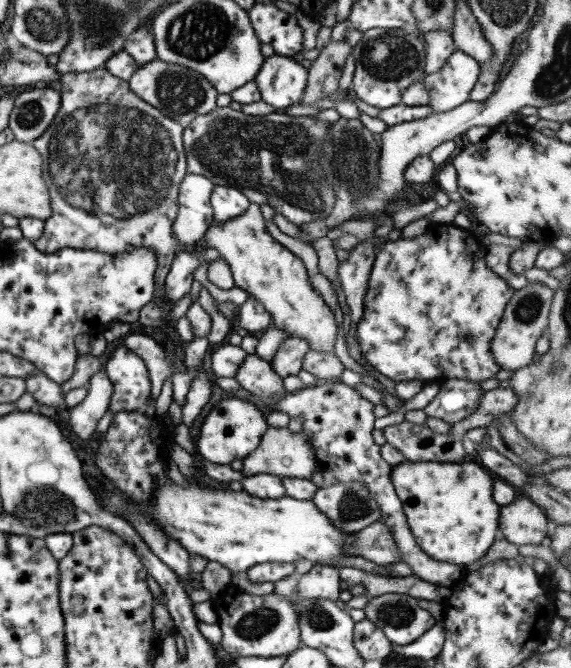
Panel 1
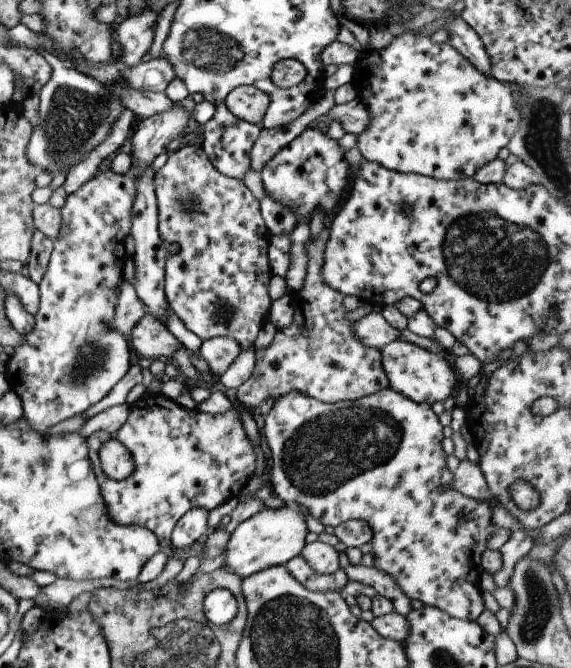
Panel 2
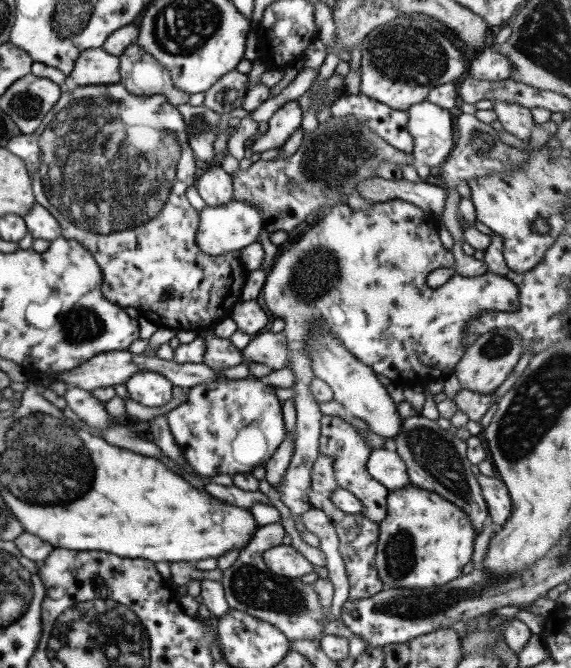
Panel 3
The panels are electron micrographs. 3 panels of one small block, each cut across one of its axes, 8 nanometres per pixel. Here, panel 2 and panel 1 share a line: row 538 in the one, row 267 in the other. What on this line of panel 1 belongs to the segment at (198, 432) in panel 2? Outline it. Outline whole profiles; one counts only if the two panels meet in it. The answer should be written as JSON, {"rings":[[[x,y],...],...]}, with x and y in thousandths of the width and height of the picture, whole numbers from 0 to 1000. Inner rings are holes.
{"rings":[[[184,100],[109,111],[98,132],[105,141],[103,165],[82,195],[54,213],[72,234],[72,260],[89,281],[88,325],[75,331],[72,353],[56,364],[77,379],[114,370],[163,373],[193,382],[229,373],[266,373],[275,392],[268,446],[245,461],[240,484],[252,490],[291,482],[299,461],[284,446],[285,424],[315,371],[301,353],[301,332],[310,317],[313,274],[327,260],[319,190],[233,141],[222,121],[191,111]]]}

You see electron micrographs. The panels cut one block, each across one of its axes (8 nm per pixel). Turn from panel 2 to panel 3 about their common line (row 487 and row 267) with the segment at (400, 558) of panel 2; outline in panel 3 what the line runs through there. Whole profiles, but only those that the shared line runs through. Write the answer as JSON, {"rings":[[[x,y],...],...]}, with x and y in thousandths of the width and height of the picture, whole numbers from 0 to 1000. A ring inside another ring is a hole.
{"rings":[[[688,299],[664,304],[648,304],[643,314],[625,314],[620,317],[608,308],[606,304],[592,305],[590,308],[580,308],[571,319],[557,322],[552,326],[545,326],[529,341],[524,341],[515,350],[517,358],[508,362],[499,362],[496,367],[487,370],[485,380],[480,385],[478,395],[468,404],[464,422],[457,430],[457,446],[461,446],[461,461],[471,464],[475,472],[485,473],[496,479],[496,500],[499,500],[499,509],[503,509],[503,524],[506,524],[506,554],[513,557],[517,563],[517,570],[510,576],[510,584],[513,584],[511,602],[515,606],[515,617],[518,618],[517,630],[517,656],[515,656],[515,671],[503,695],[503,704],[492,716],[492,725],[485,728],[475,728],[475,743],[487,743],[492,749],[492,754],[499,756],[508,769],[525,771],[527,768],[545,762],[545,754],[541,754],[541,746],[538,746],[538,732],[541,732],[541,717],[545,717],[545,699],[548,698],[548,690],[555,687],[557,681],[557,656],[560,654],[560,626],[566,623],[559,615],[559,608],[548,591],[541,587],[541,572],[548,566],[548,552],[541,551],[541,491],[552,479],[562,479],[573,491],[576,500],[583,500],[597,518],[604,518],[604,524],[613,527],[615,533],[625,536],[629,542],[639,543],[639,548],[646,548],[657,560],[667,560],[681,566],[685,572],[690,572],[699,581],[706,582],[709,579],[725,579],[727,576],[750,576],[758,575],[760,570],[774,569],[783,561],[793,557],[793,549],[797,543],[804,540],[807,531],[811,531],[811,512],[807,512],[807,504],[811,504],[811,496],[814,496],[814,487],[835,475],[839,469],[846,466],[862,467],[902,467],[911,457],[907,451],[907,434],[905,428],[898,425],[891,418],[879,416],[877,413],[851,410],[832,413],[832,415],[811,415],[793,410],[779,424],[764,431],[755,431],[744,424],[744,418],[750,410],[765,401],[790,401],[795,398],[793,380],[788,374],[778,371],[769,362],[767,343],[764,323],[755,320],[751,316],[741,316],[730,311],[730,308],[722,308],[713,302],[702,299]]]}

